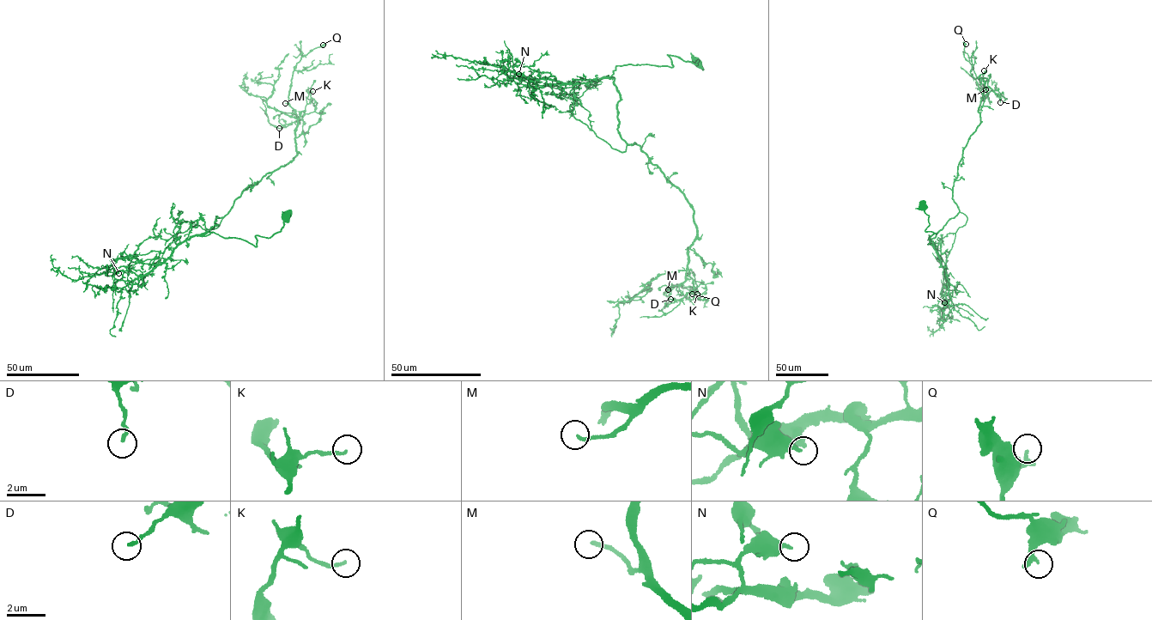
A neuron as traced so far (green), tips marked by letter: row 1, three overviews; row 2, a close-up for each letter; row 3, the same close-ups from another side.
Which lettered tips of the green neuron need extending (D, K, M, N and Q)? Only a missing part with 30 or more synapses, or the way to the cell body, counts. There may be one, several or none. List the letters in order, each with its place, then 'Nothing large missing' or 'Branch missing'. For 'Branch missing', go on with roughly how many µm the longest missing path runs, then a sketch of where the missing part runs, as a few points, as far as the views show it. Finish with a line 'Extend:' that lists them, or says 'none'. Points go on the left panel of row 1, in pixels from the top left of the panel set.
D: Place: (279, 128). Nothing large missing
K: Place: (312, 91). Nothing large missing
M: Place: (285, 103). Branch missing. Missing length about 10 µm
N: Place: (118, 273). Nothing large missing
Q: Place: (323, 45). Nothing large missing
Extend: M

